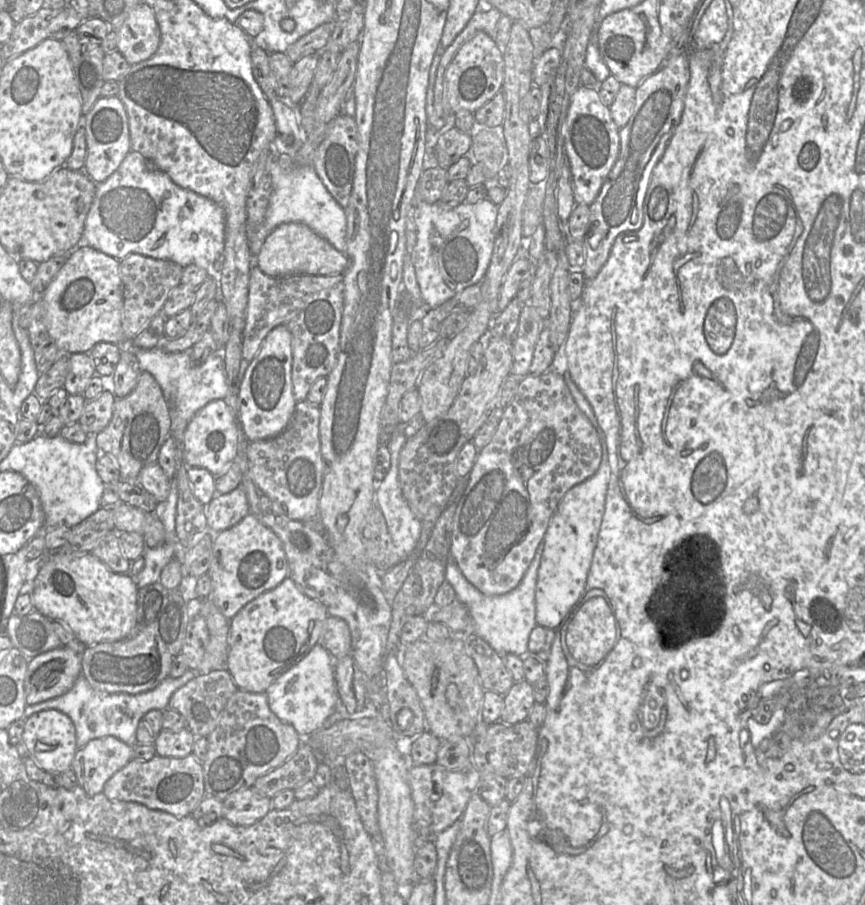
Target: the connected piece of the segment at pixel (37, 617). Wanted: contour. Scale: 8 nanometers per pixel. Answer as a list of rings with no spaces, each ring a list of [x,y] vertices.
[[[35,609],[24,616],[13,613],[8,619],[6,635],[14,648],[32,659],[62,646],[52,622]]]

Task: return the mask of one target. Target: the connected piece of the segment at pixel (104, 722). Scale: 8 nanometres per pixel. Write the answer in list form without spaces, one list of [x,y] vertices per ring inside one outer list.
[[[187,670],[179,678],[167,677],[155,688],[137,693],[100,693],[95,691],[87,682],[83,674],[76,679],[73,687],[65,694],[34,705],[27,705],[22,717],[25,721],[35,713],[43,710],[55,709],[65,713],[73,722],[76,730],[77,748],[81,749],[90,740],[104,736],[114,736],[127,745],[134,747],[137,744],[136,730],[140,719],[150,710],[166,710],[172,694],[197,674]]]

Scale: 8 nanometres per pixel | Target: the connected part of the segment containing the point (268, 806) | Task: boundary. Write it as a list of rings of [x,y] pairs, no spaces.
[[[253,787],[240,789],[224,799],[223,818],[234,825],[250,826],[273,808],[271,800]]]

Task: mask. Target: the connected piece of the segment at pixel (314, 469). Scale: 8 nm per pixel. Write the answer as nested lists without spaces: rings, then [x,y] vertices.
[[[298,401],[287,427],[279,435],[250,441],[248,463],[253,482],[269,497],[271,512],[291,520],[319,517],[319,500],[324,476],[324,459],[320,442],[320,405]]]

